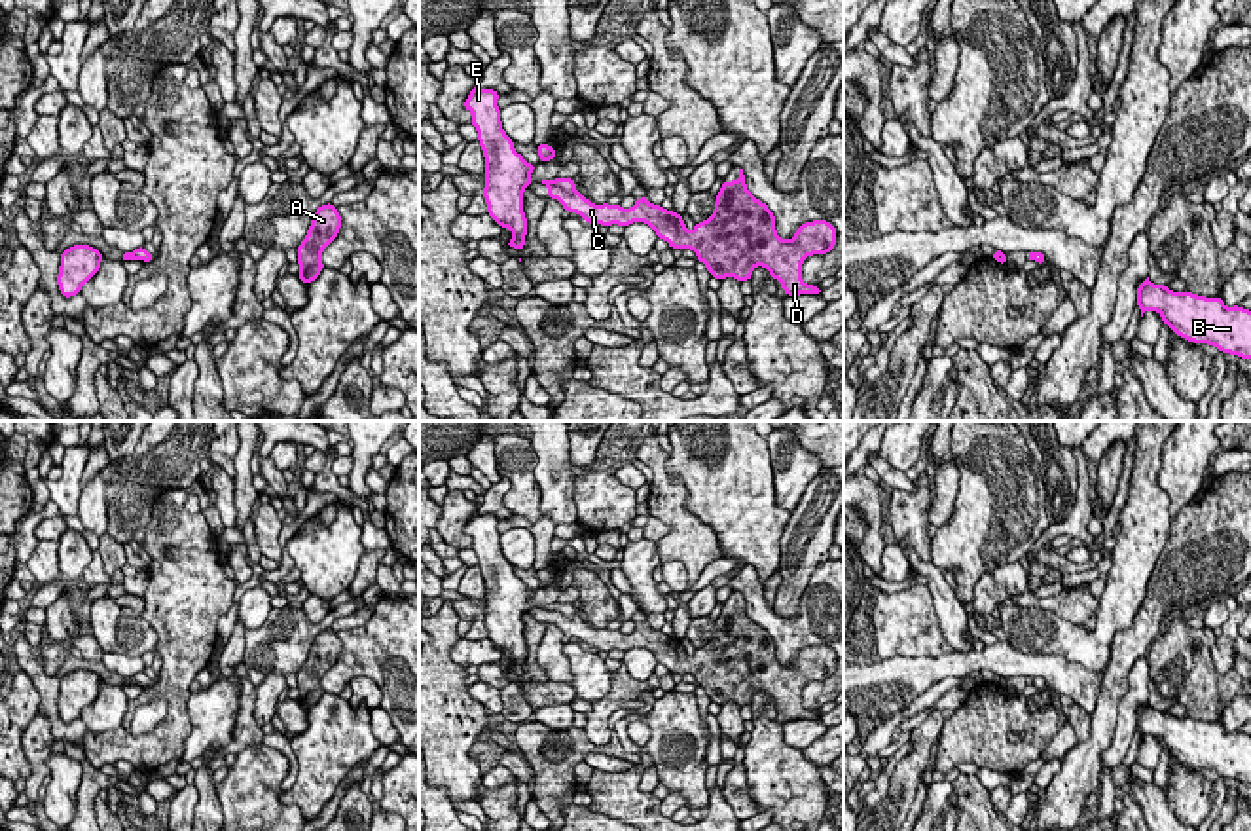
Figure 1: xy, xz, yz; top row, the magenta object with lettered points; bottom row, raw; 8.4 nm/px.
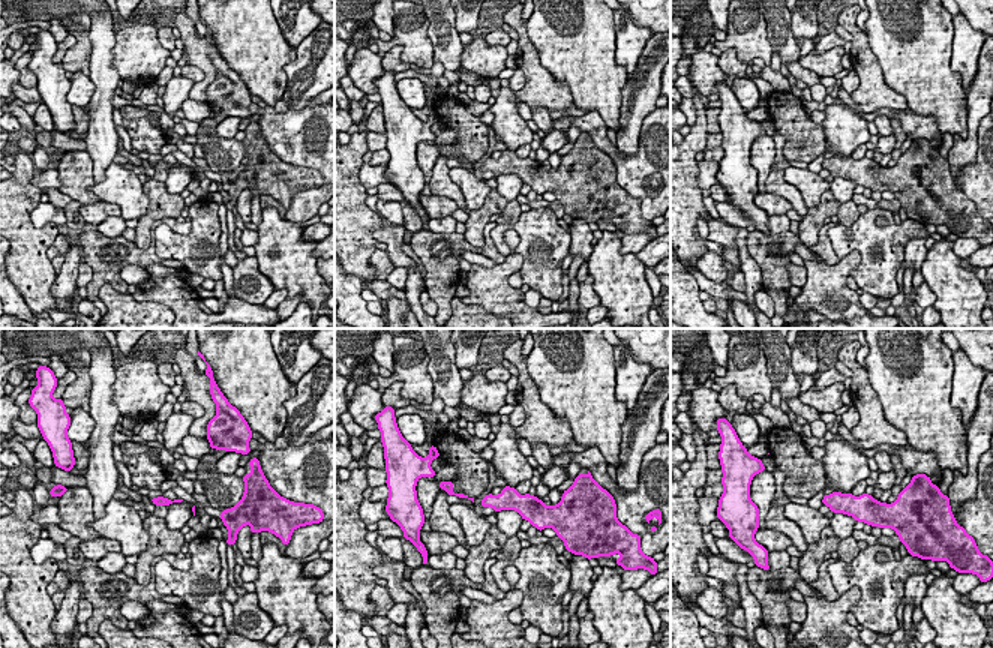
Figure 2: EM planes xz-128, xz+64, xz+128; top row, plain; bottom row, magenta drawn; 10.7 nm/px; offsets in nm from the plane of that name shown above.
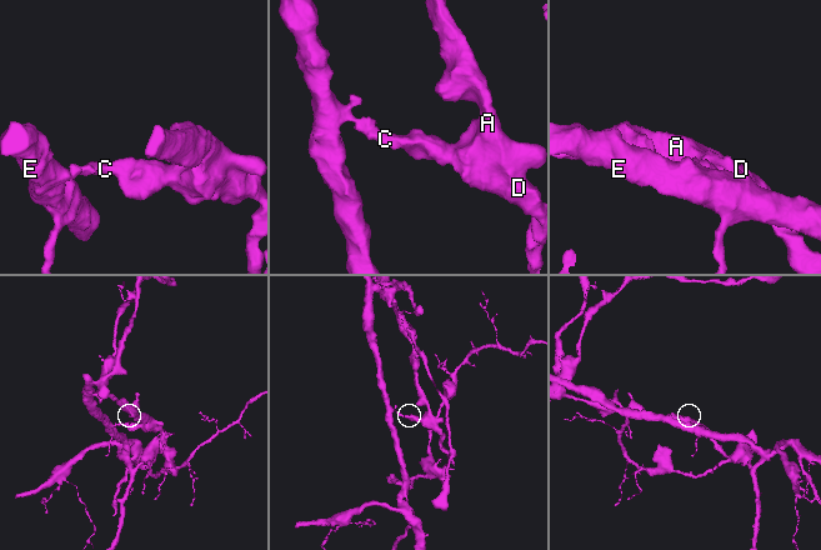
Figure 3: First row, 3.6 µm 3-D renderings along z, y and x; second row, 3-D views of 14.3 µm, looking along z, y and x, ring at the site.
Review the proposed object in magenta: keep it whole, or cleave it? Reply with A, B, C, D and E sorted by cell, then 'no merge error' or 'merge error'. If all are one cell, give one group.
A C D / B E | merge error

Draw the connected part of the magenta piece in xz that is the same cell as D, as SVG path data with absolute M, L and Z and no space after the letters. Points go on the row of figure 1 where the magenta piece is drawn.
M743 169L737 180L722 182L713 214L692 231L680 214L652 205L648 197L635 199L631 209L595 205L578 190L567 192L557 186L548 186L548 197L557 199L567 212L578 212L588 224L626 228L646 222L671 249L692 249L718 281L726 277L749 281L752 269L762 266L781 283L779 288L787 296L821 296L819 286L802 281L802 262L813 254L826 254L836 245L836 228L826 220L806 222L790 241L781 239L773 212L747 190Z

